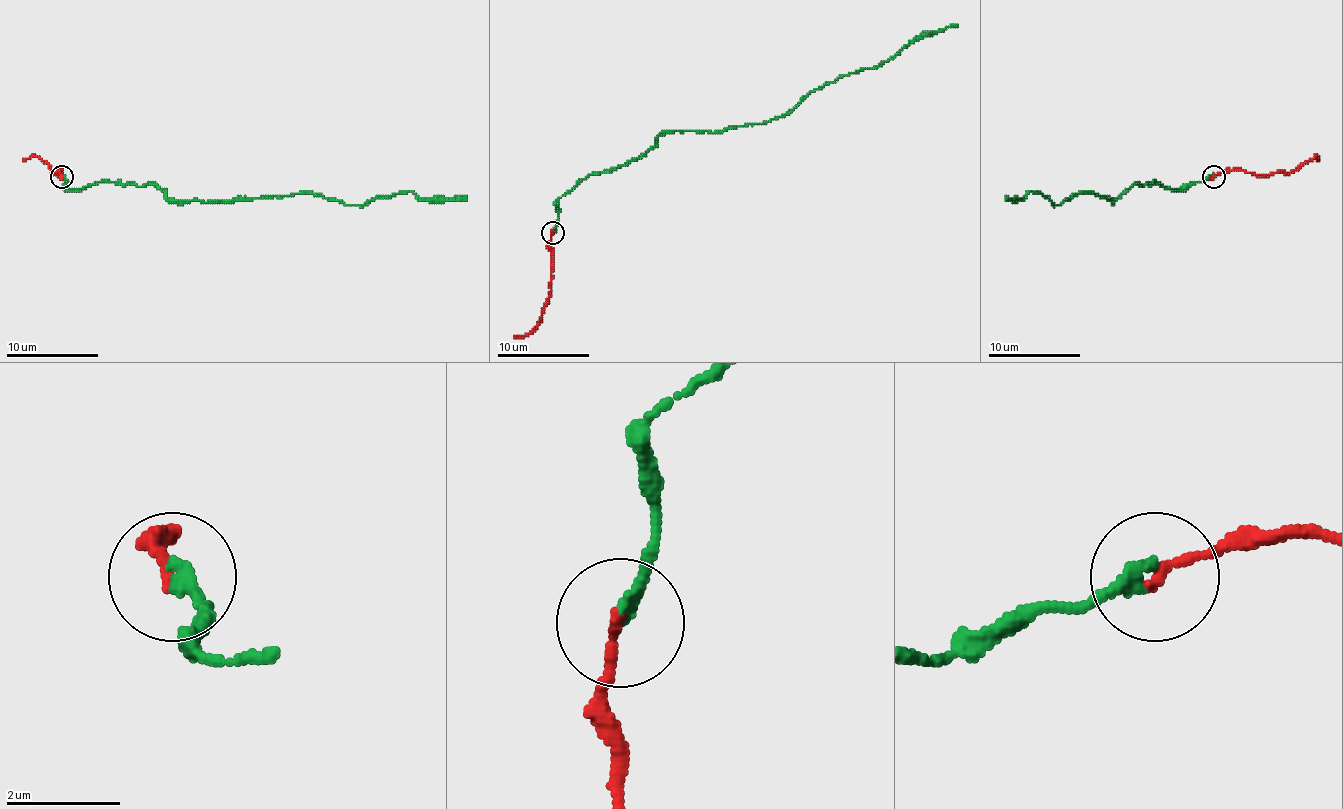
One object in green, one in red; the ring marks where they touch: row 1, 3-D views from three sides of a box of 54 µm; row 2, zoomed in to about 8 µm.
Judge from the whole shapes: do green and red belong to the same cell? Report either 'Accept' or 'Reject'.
Accept

